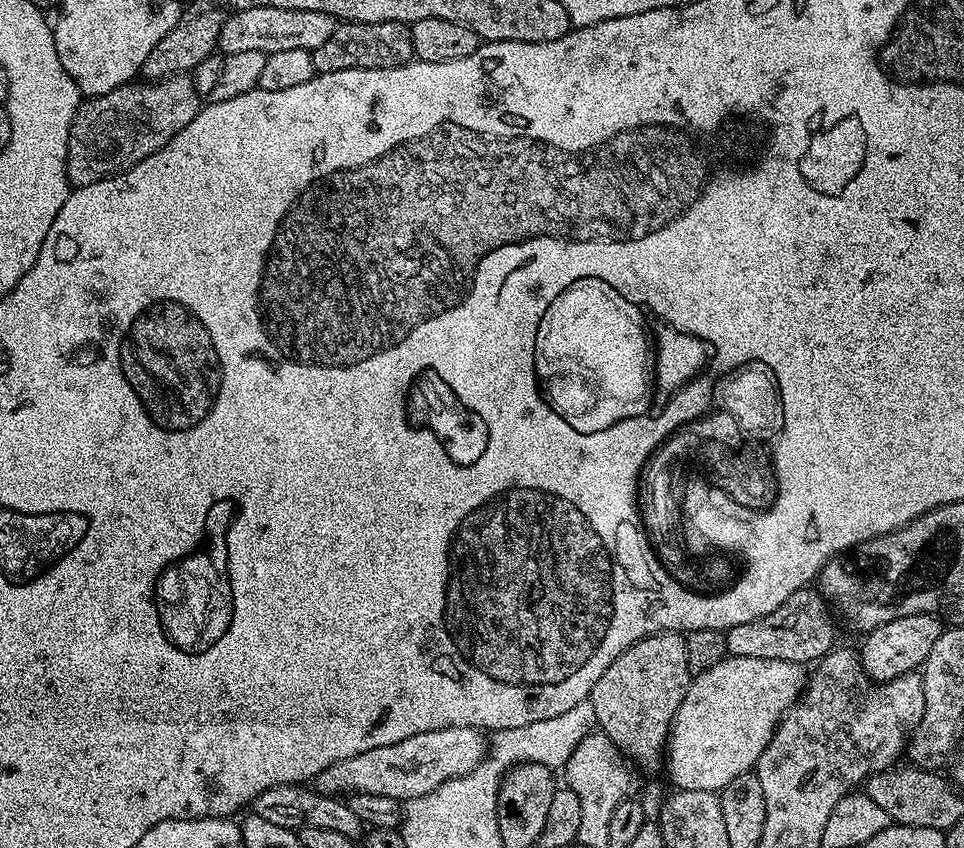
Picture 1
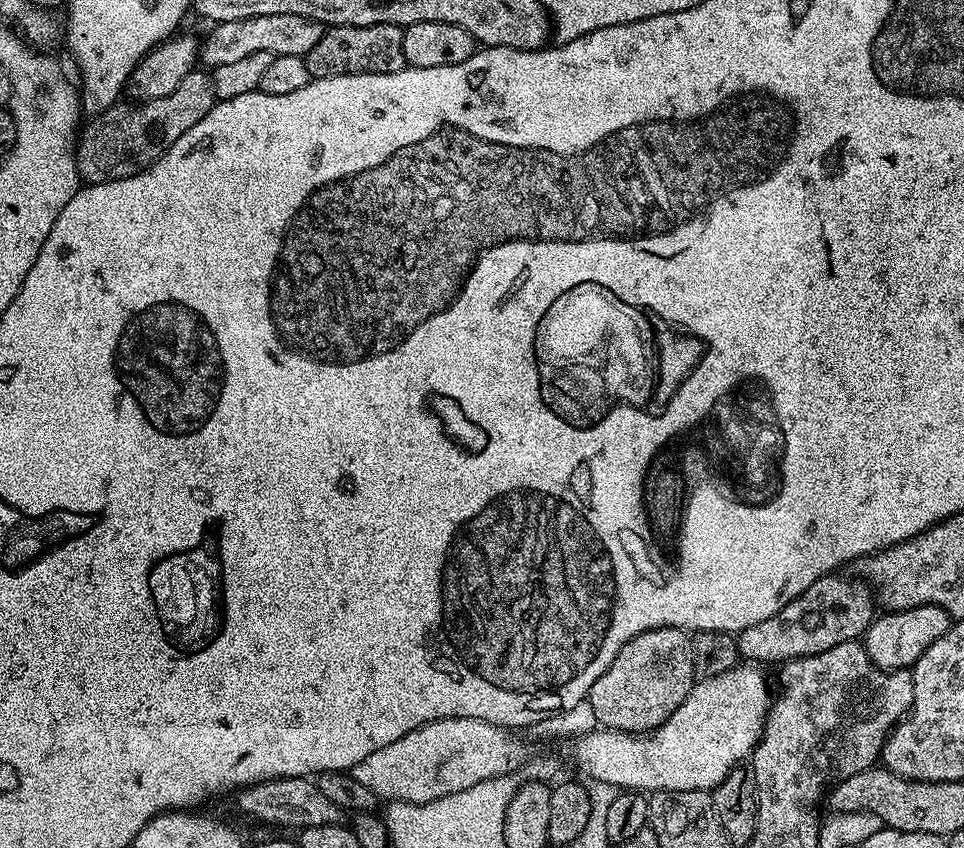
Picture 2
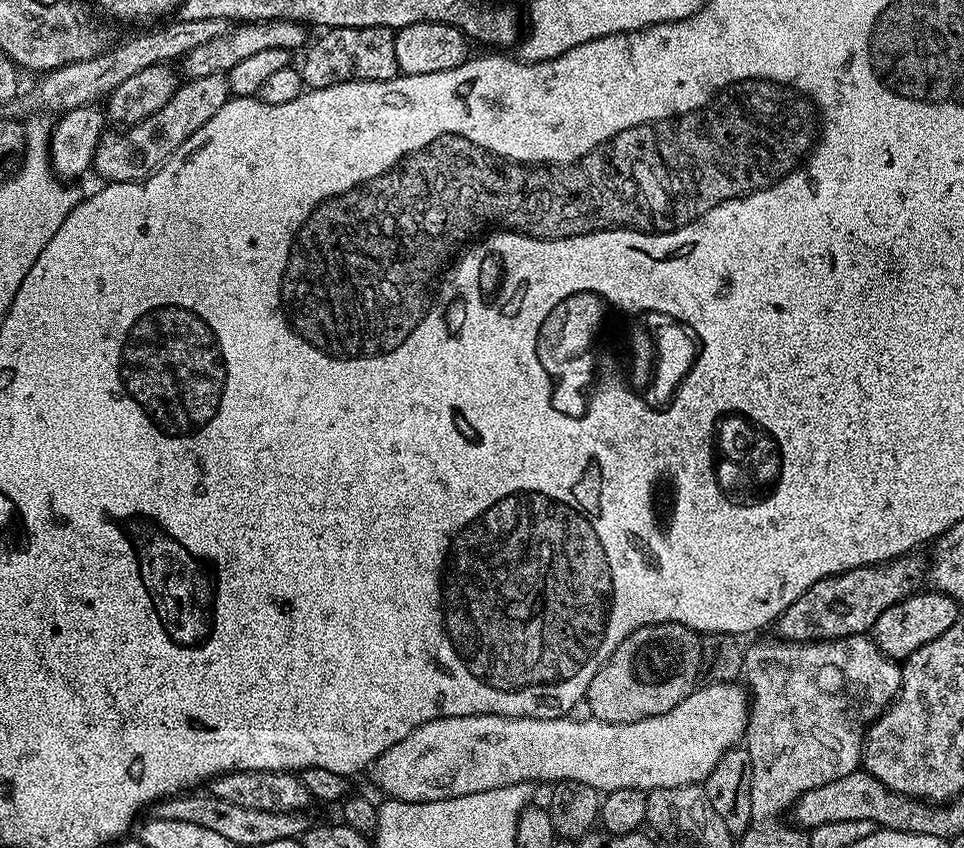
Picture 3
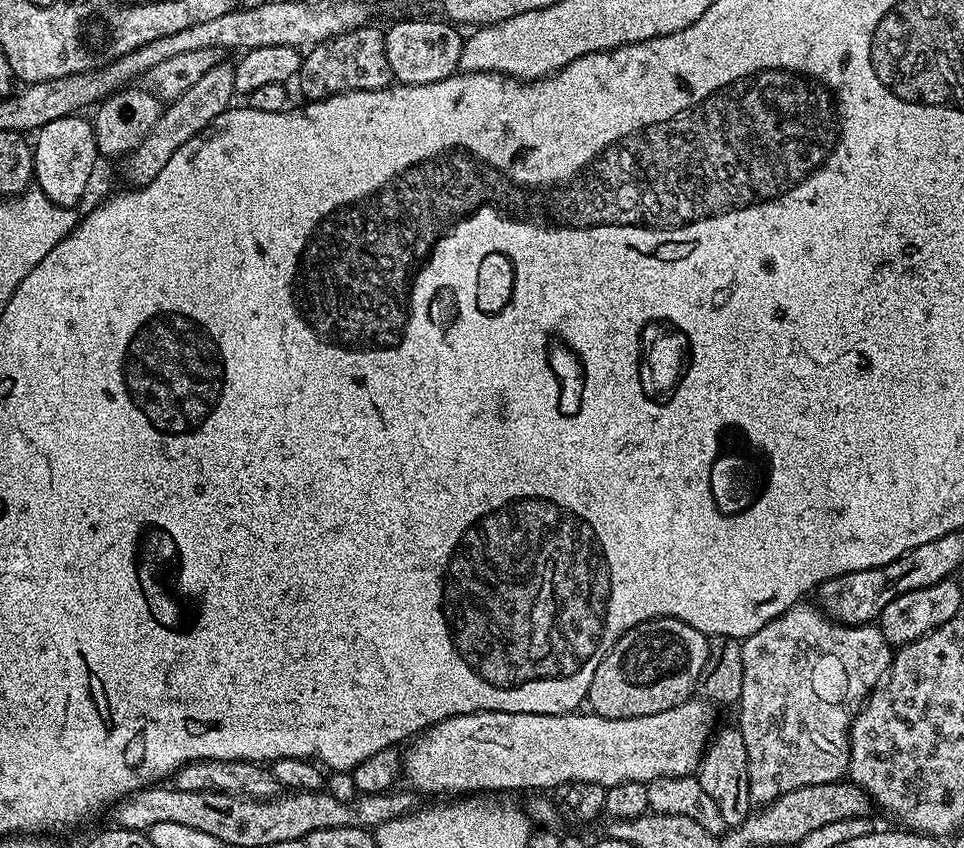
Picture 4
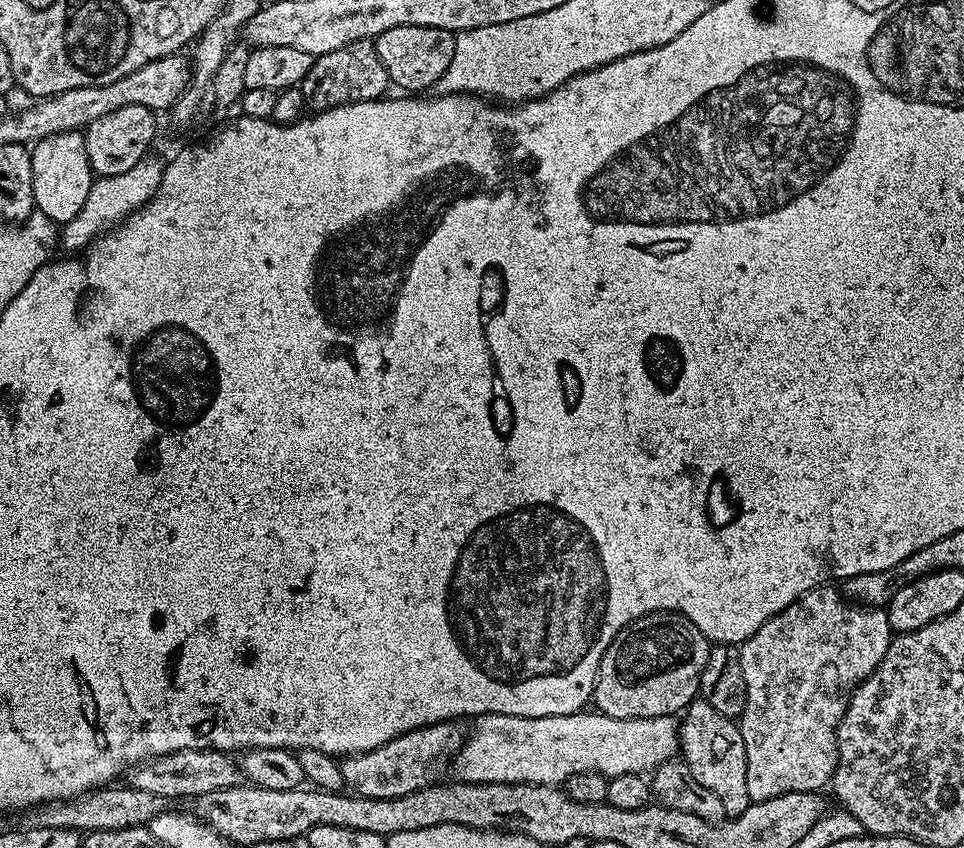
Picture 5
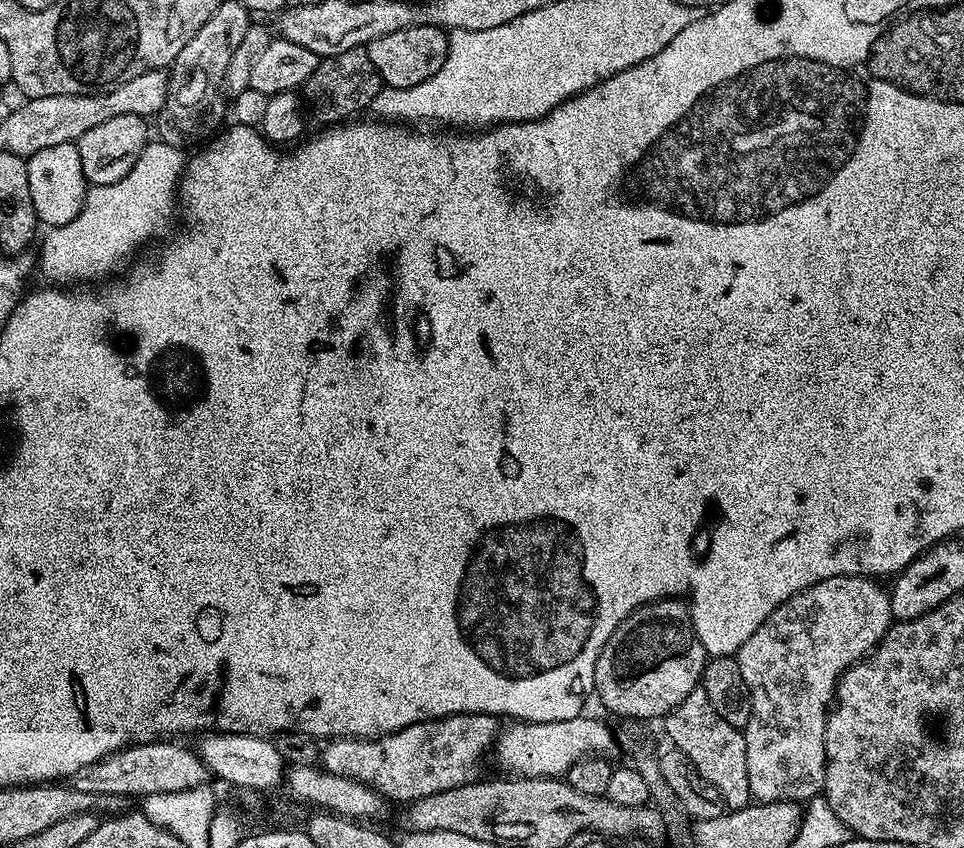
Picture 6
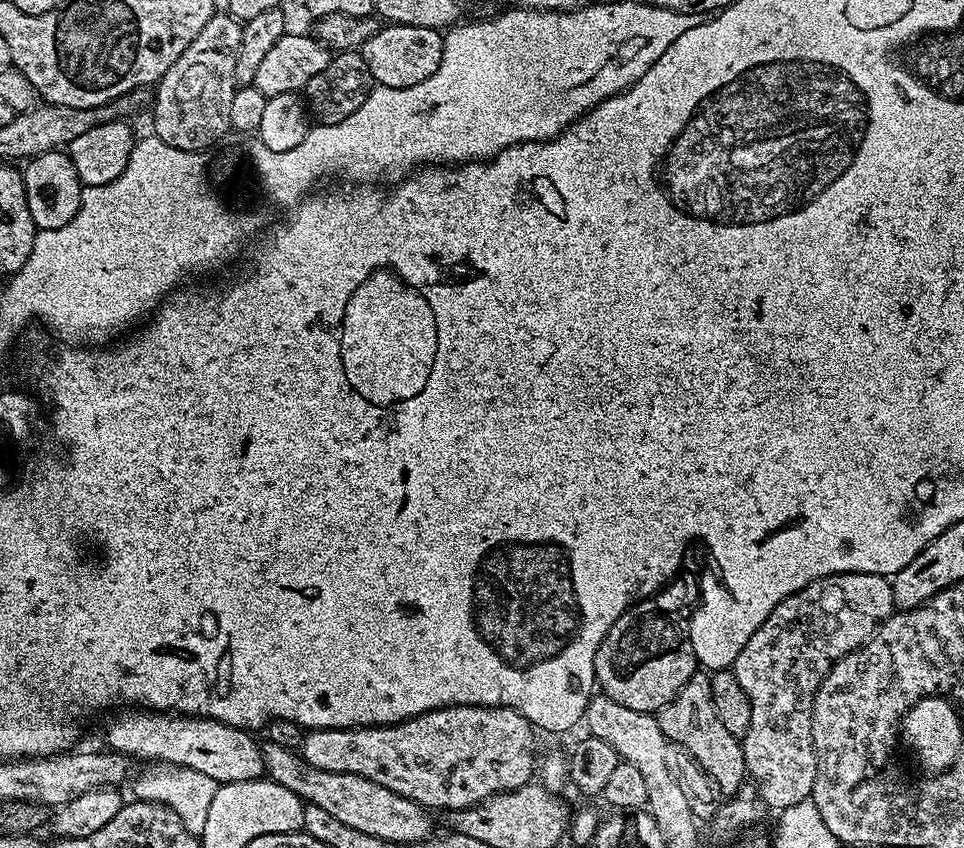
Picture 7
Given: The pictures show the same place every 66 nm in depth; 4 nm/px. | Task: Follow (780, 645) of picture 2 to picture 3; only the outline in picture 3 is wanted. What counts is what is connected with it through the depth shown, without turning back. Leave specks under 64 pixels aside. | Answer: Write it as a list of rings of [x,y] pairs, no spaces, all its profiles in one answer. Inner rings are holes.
[[[911,552],[882,565],[864,565],[820,579],[780,615],[776,621],[777,635],[781,639],[800,643],[865,635],[871,631],[882,611],[921,587],[920,582],[927,573],[927,563],[916,555]]]

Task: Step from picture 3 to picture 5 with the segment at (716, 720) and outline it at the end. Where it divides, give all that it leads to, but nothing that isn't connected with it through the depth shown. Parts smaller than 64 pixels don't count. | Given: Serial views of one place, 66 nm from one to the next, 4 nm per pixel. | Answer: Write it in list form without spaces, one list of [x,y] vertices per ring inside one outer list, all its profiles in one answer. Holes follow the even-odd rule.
[[[581,710],[569,716],[522,718],[521,716],[482,716],[475,721],[472,733],[463,737],[455,753],[456,772],[466,784],[550,784],[563,785],[579,772],[600,772],[603,776],[651,773],[659,764],[677,755],[680,747],[680,726],[676,716],[619,720],[599,710]]]

